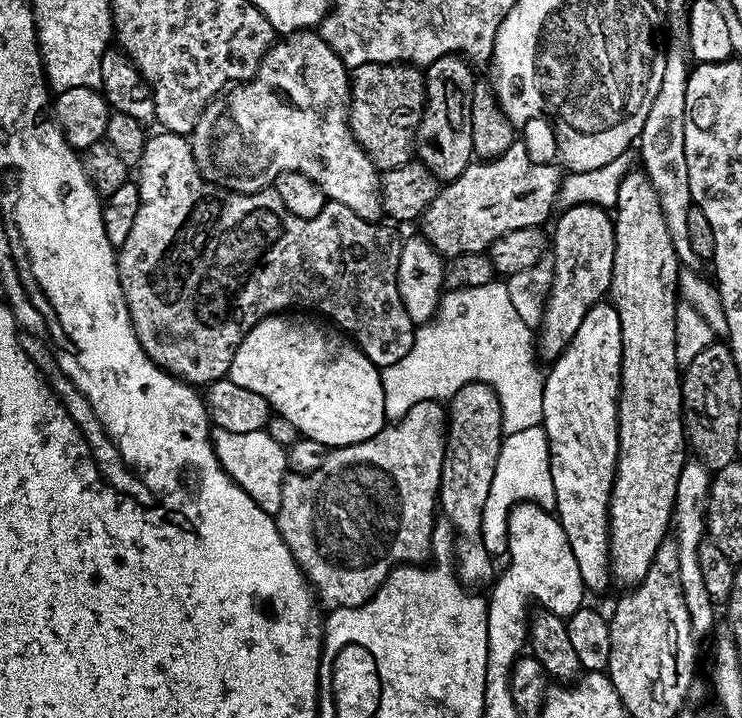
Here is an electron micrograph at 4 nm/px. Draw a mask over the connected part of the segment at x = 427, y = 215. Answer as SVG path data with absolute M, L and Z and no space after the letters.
M513 142L498 158L468 164L456 180L447 181L437 191L422 217L422 235L441 256L483 252L502 234L541 227L543 220L553 215L552 207L557 207L560 194L561 169L532 160L527 146L520 143Z

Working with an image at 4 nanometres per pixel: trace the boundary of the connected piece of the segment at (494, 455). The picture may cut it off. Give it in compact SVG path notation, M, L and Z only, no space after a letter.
M486 384L464 385L447 401L446 415L448 431L444 445L444 465L440 475L438 508L441 513L444 511L448 515L447 523L459 533L454 540L454 571L459 576L461 584L465 586L485 584L488 586L493 583L494 571L492 572L492 560L488 557L491 556L489 549L485 548L480 535L480 527L484 517L486 494L490 494L490 482L494 478L494 466L498 462L500 453L502 412L499 408L499 398L496 396L495 390Z

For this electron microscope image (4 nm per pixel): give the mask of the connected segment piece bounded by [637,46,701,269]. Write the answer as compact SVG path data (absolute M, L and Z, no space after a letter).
M670 46L667 53L662 84L658 88L658 95L654 98L654 103L650 106L647 118L643 122L637 145L638 149L640 148L640 158L643 164L641 167L659 196L663 220L666 222L667 230L670 231L675 254L683 267L697 269L701 265L701 261L690 247L686 225L686 215L693 207L685 150L685 96L689 69L688 65L686 66L686 54L682 48L680 50L676 46L672 48Z

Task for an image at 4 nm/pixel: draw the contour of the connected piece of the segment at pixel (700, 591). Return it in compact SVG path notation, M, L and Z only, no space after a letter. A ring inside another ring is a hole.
M698 458L685 459L678 474L676 501L672 507L674 517L674 539L678 546L678 575L682 581L682 598L686 598L686 610L690 610L690 626L697 637L704 635L716 624L717 605L706 591L702 569L698 563L698 546L706 539L708 527L708 495L713 473ZM676 532L676 533L675 533Z

